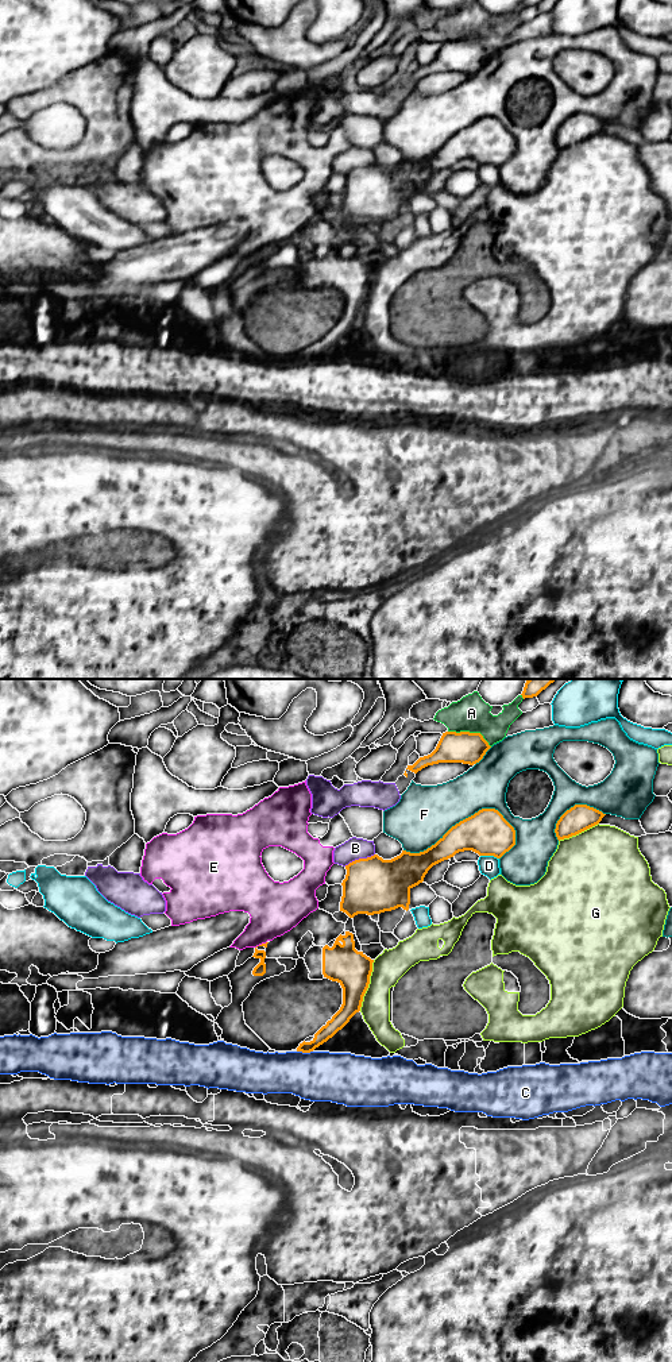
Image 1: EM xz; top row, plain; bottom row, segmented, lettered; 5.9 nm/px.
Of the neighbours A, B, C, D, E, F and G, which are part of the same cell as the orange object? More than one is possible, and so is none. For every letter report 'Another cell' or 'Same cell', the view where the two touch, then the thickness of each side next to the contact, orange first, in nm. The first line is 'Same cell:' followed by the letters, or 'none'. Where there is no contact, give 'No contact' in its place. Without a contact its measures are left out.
Same cell: none
A: Another cell. Touches orange in xz. Thickness 190 nm (orange) against 220 nm
B: Another cell. Touches orange in xz. Thickness 340 nm (orange) against 130 nm
C: Another cell. Touches orange in xz. Thickness 90 nm (orange) against 300 nm
D: Another cell. Touches orange in xz. Thickness 280 nm (orange) against 130 nm
E: Another cell. Touches orange in xz. Thickness 20 nm (orange) against 300 nm
F: Another cell. Touches orange in xz. Thickness 280 nm (orange) against 340 nm
G: Another cell. Touches orange in xz. Thickness 220 nm (orange) against 190 nm

